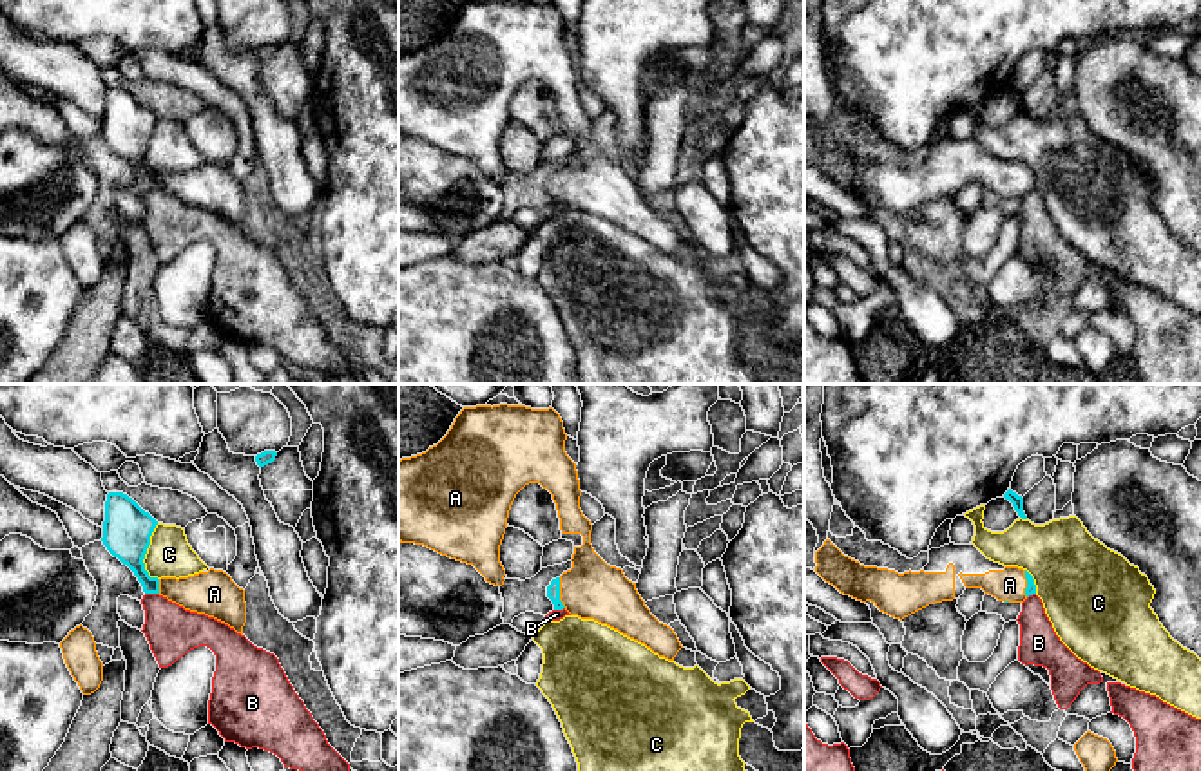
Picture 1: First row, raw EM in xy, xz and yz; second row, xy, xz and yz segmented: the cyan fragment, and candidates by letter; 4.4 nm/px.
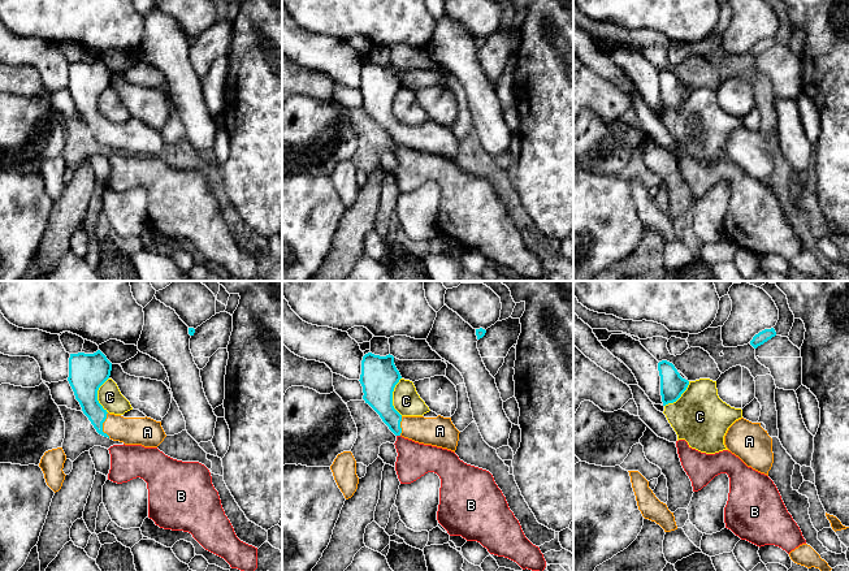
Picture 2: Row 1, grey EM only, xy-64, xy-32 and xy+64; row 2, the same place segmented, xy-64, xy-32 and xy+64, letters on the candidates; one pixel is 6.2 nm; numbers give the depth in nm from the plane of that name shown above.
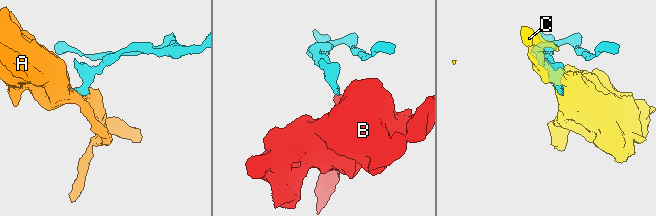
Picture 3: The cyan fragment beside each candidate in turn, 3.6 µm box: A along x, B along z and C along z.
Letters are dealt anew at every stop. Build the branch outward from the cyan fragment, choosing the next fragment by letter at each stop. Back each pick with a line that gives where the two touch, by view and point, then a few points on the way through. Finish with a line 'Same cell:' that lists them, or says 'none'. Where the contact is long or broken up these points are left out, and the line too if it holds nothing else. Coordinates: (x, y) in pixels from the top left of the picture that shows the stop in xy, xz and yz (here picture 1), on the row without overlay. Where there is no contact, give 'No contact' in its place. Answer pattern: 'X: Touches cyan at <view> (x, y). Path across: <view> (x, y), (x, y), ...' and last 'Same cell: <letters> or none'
A: Touches cyan at xz (558, 187). Path across: xz (553, 185), (558, 187), (591, 183)
Same cell: A

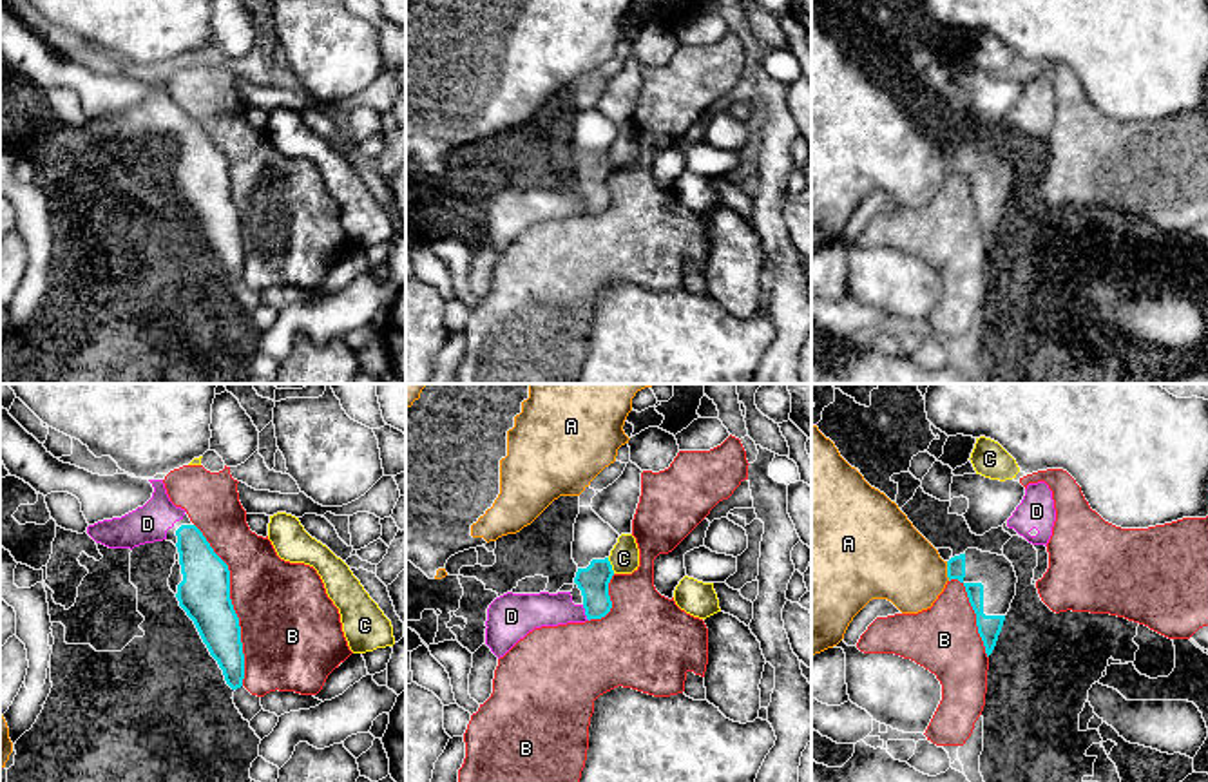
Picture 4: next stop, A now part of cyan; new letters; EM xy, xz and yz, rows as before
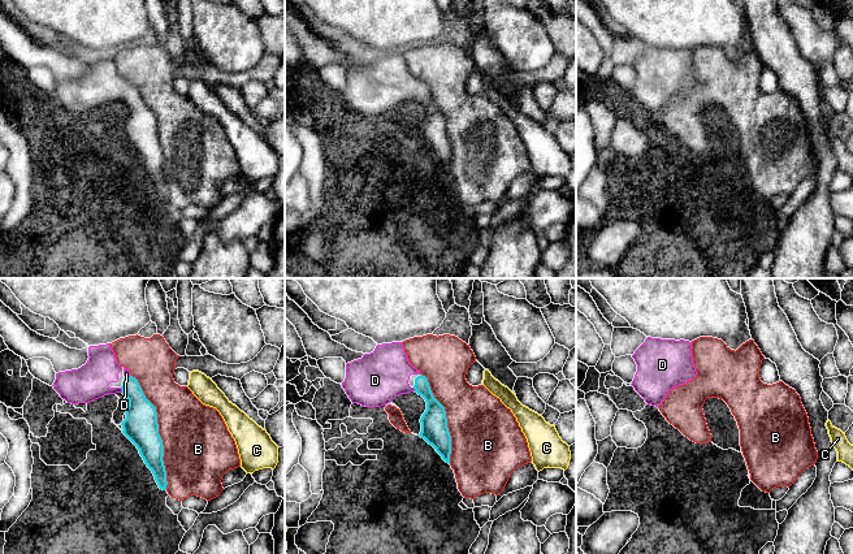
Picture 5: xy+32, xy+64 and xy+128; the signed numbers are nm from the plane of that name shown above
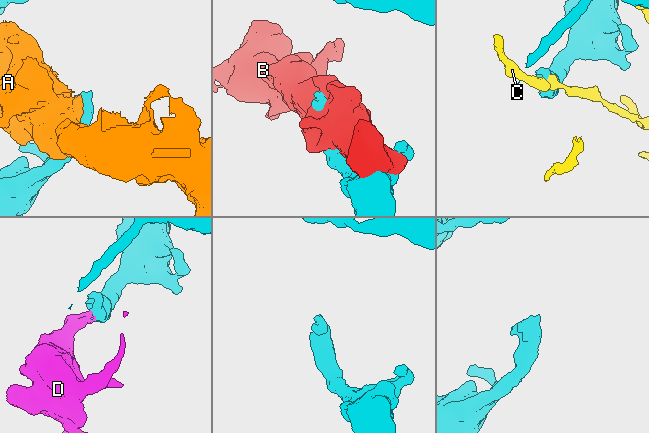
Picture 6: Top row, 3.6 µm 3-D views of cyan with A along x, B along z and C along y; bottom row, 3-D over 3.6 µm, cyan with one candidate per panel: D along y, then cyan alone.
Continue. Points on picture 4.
D: Touches cyan at xz (585, 207). Path across: xz (593, 176), (593, 200), (585, 207), (529, 205)
Same cell: D

